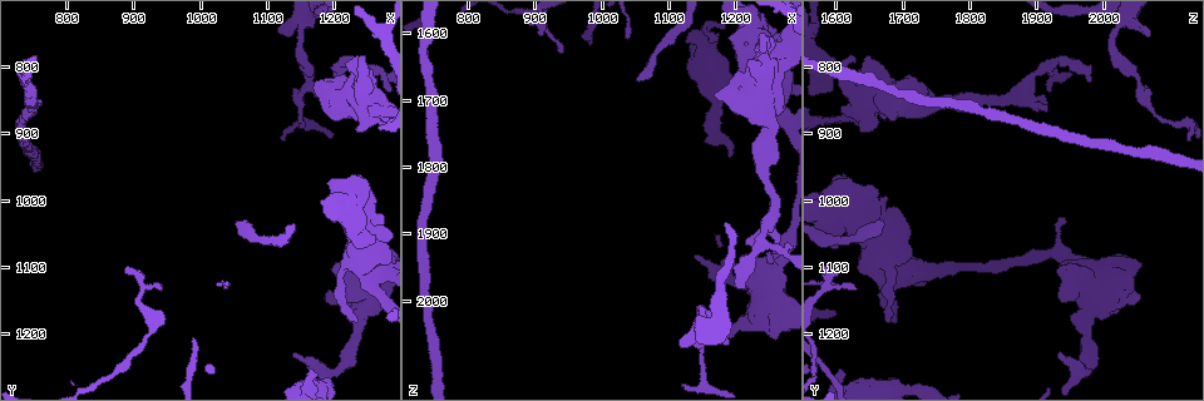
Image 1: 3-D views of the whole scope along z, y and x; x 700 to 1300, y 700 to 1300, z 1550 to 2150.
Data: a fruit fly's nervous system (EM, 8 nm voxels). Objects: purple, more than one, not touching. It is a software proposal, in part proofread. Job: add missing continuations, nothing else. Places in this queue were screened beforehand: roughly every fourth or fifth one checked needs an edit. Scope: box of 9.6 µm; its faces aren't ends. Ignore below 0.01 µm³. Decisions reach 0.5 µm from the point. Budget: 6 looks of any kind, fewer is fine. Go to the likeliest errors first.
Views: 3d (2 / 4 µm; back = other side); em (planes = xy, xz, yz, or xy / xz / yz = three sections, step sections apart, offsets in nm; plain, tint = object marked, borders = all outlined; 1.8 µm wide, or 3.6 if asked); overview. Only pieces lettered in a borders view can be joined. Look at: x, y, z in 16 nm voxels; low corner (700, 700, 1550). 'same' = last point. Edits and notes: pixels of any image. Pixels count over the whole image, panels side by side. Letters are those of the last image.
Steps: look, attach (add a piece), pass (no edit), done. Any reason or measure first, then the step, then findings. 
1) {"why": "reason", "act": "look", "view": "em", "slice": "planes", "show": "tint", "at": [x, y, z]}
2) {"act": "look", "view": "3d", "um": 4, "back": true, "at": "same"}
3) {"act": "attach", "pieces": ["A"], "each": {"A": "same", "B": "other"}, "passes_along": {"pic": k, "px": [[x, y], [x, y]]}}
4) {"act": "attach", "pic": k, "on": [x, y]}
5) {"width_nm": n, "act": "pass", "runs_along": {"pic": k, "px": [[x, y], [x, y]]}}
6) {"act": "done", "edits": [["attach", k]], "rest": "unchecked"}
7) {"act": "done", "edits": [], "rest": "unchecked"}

{"why": "free end", "act": "look", "view": "em", "slice": "planes", "show": "tint", "at": [1050, 1035, 1670]}

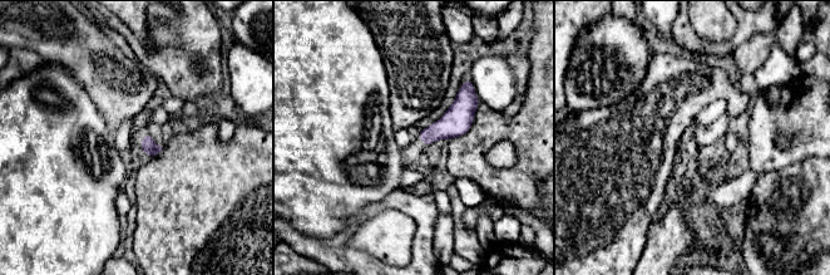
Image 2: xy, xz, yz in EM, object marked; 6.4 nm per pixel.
{"act": "look", "view": "em", "slice": "planes", "show": "borders", "at": "same"}

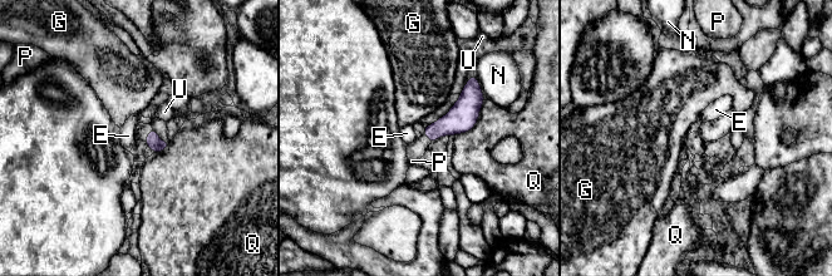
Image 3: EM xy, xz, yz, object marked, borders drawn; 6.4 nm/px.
{"act": "attach", "pieces": ["P"], "each": {"E": "other", "G": "other", "N": "other", "P": "same", "Q": "other", "U": "other"}, "passes_along": {"pic": 3, "px": [[153, 141], [147, 134], [142, 131]]}, "found": "the cell continues"}

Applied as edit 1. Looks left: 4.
{"why": "redraw", "act": "look", "view": "overview"}

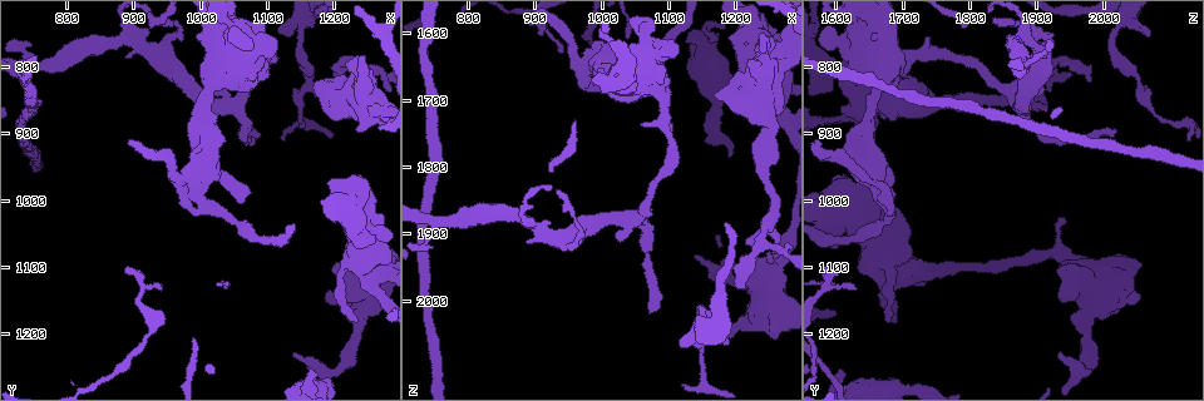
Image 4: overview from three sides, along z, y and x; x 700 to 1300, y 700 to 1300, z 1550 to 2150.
{"why": "a narrow waist", "act": "look", "view": "3d", "um": 4, "at": [1005, 870, 1650]}

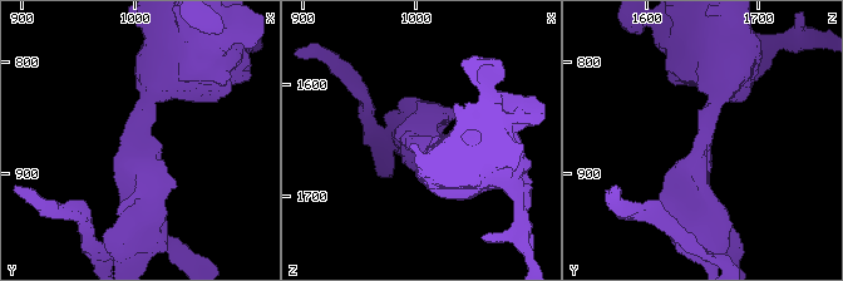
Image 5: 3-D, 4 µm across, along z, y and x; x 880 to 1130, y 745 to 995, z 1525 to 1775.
{"arm_widths_nm": [360, 380], "act": "look", "view": "em", "slice": "planes", "show": "borders", "at": [1006, 874, 1650]}

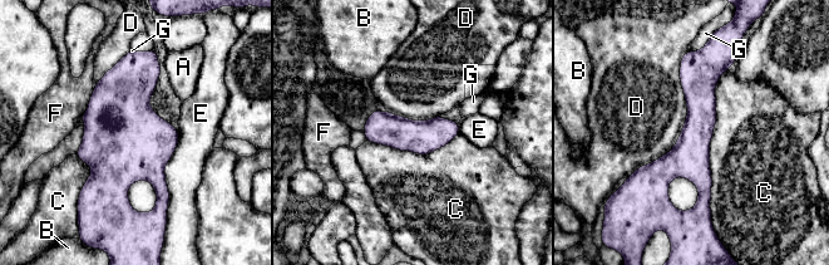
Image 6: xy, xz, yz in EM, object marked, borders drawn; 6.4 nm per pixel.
{"width_nm": 220, "act": "pass", "each": {"A": "other", "B": "other", "C": "other", "D": "other", "E": "other", "F": "other", "G": "other"}, "runs_along": {"pic": 6, "px": [[687, 58], [697, 73], [700, 209]]}, "found": "no lettered piece goes on from it"}

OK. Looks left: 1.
{"why": "free end", "act": "look", "view": "em", "slice": "planes", "show": "borders", "at": [1220, 1145, 1930]}

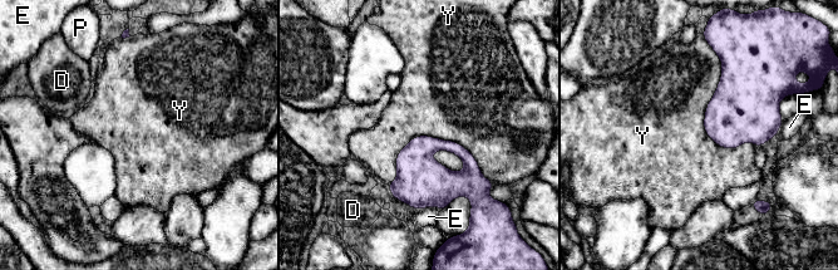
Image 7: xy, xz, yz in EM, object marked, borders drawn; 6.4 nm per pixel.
{"longest_contact_nm": ["Y", 750], "act": "pass", "each": {"D": "other", "E": "other", "P": "other", "Y": "other"}, "border": {"pic": 7, "px": [[708, 44], [704, 131], [758, 146]]}, "found": "no lettered piece goes on from it"}

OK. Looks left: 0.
{"act": "done", "edits": [["attach", 3]], "rest": "unchecked"}

